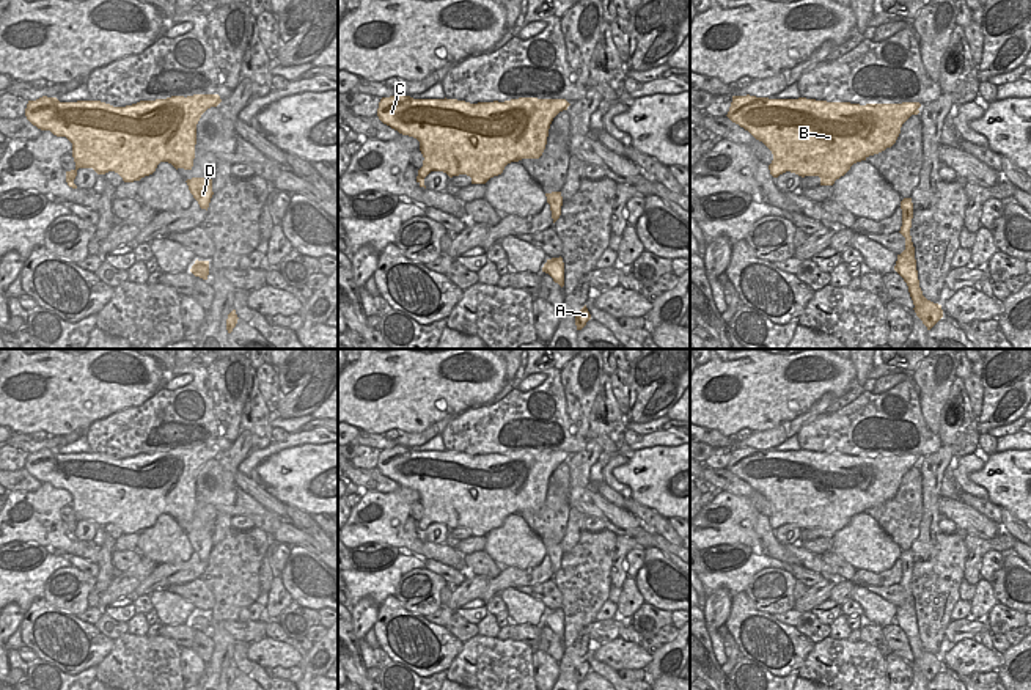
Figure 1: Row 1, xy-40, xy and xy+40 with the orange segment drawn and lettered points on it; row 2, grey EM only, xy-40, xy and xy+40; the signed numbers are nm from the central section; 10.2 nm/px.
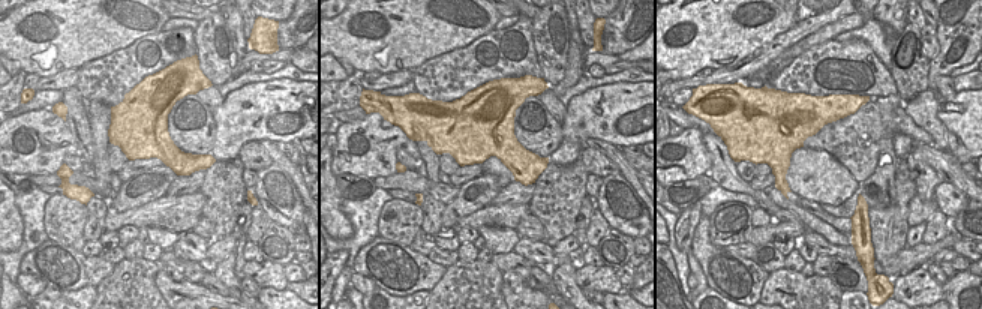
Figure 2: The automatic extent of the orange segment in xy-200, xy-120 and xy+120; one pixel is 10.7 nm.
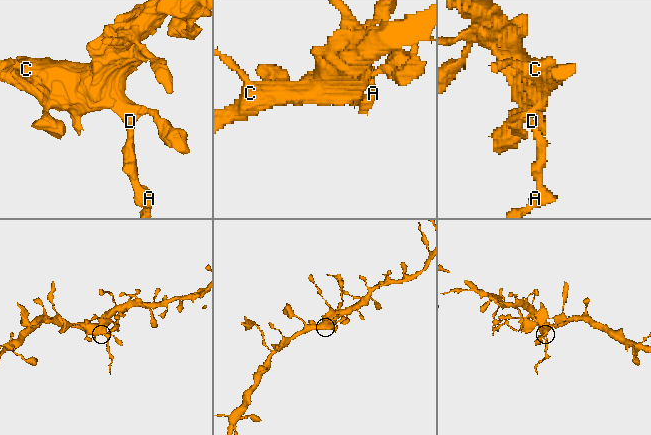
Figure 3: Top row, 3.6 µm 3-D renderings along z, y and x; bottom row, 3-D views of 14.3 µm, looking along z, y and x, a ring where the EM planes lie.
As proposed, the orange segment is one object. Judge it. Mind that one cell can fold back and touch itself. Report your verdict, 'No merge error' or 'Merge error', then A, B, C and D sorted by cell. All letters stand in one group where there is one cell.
Merge error. Groups: A / B C D

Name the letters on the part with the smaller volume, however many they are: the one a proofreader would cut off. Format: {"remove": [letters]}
{"remove": ["A"]}

